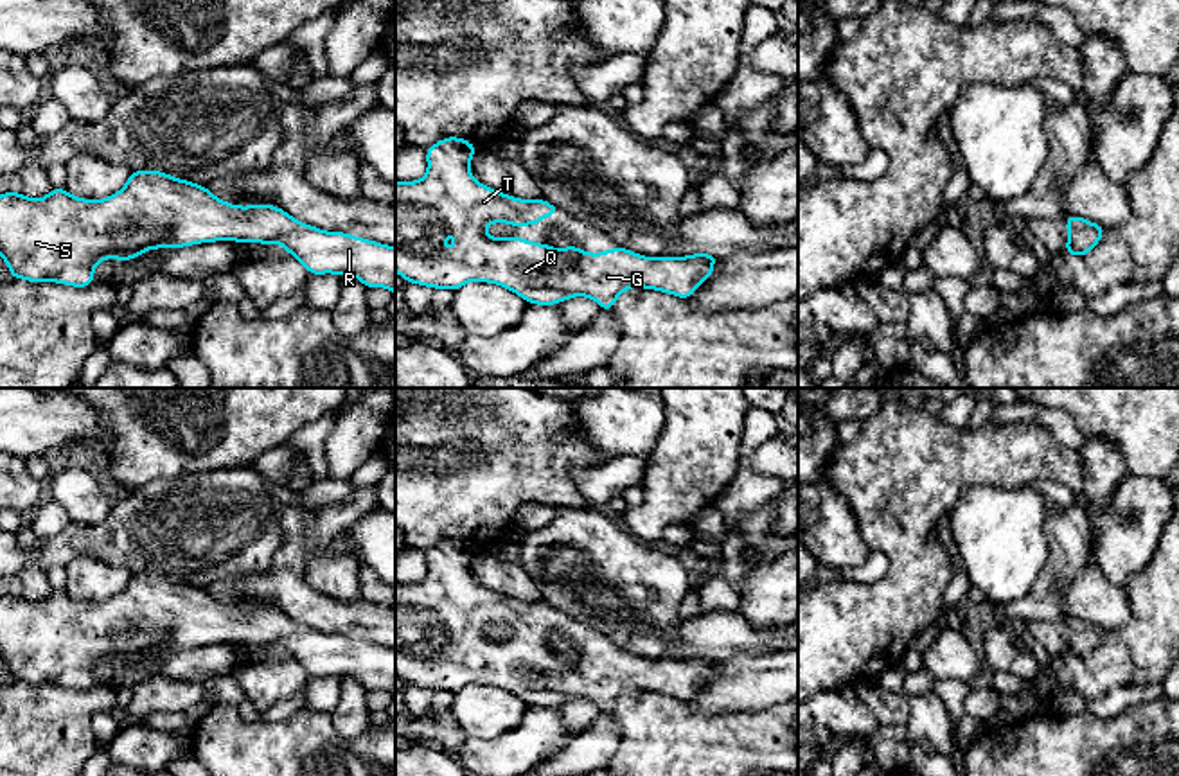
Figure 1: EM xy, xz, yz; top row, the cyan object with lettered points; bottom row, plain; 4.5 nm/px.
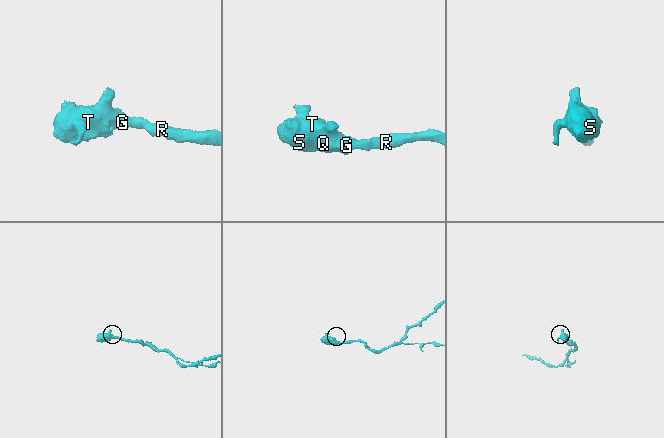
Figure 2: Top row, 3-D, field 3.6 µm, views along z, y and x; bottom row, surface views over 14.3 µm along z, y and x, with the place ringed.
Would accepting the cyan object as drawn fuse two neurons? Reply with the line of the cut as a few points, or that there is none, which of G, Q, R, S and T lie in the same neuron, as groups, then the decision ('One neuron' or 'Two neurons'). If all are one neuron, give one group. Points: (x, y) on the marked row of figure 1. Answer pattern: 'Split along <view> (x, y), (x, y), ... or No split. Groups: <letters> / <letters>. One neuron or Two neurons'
No split. Groups: G Q R S T. One neuron

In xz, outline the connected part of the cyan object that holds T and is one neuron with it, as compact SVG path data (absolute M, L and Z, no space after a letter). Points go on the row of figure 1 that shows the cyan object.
M458 137L442 138L426 149L422 180L395 181L395 271L406 282L457 291L478 280L507 287L527 304L588 296L609 311L629 287L688 300L712 277L714 253L649 259L622 246L590 253L575 244L550 248L487 235L489 223L539 225L561 208L480 185L469 169L476 149Z

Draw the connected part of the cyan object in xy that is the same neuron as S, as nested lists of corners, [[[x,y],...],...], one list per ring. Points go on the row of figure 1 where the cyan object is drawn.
[[[131,171],[128,183],[106,199],[81,199],[66,189],[52,189],[41,199],[29,199],[23,192],[0,194],[0,255],[11,278],[29,282],[58,282],[74,287],[86,287],[95,282],[93,269],[102,259],[131,260],[146,250],[183,248],[199,242],[237,241],[237,242],[279,242],[311,275],[354,275],[365,287],[386,287],[395,295],[395,246],[379,244],[345,232],[325,232],[297,221],[293,216],[273,205],[230,205],[216,198],[207,187],[178,180],[162,171]]]

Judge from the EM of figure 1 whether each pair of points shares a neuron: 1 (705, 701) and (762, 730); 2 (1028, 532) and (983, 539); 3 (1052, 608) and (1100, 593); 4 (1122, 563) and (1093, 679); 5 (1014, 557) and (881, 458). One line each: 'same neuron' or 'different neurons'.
1: different neurons
2: same neuron
3: different neurons
4: different neurons
5: different neurons

